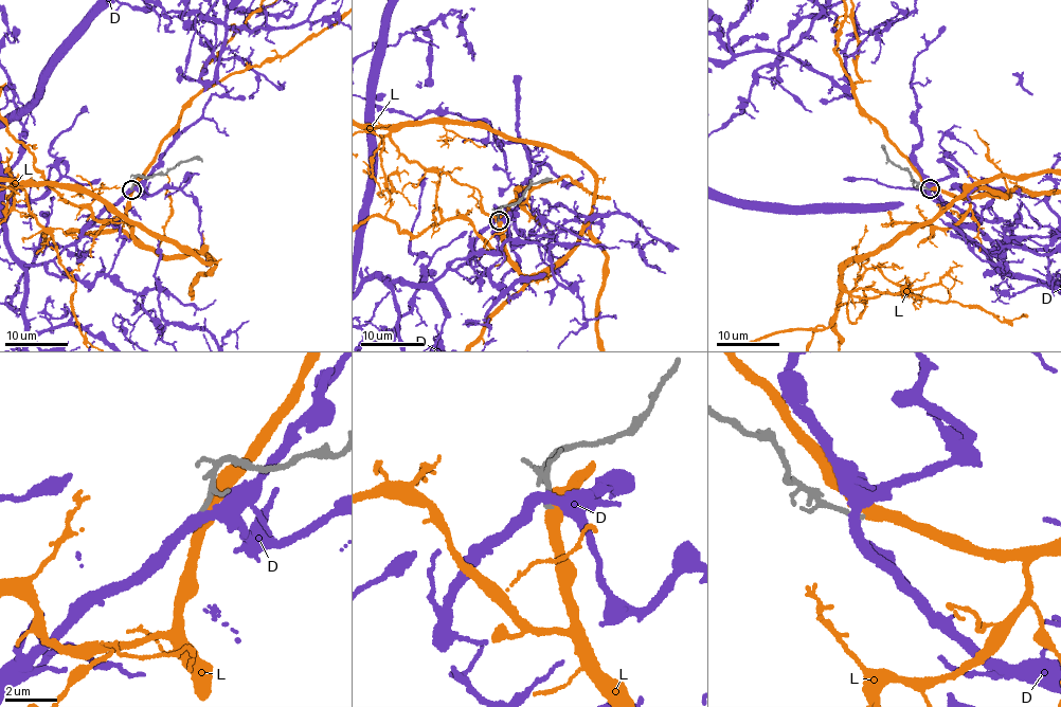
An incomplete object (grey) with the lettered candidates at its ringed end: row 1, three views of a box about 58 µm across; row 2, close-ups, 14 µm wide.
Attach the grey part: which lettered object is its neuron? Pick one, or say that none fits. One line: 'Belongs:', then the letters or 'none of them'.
Belongs: L

